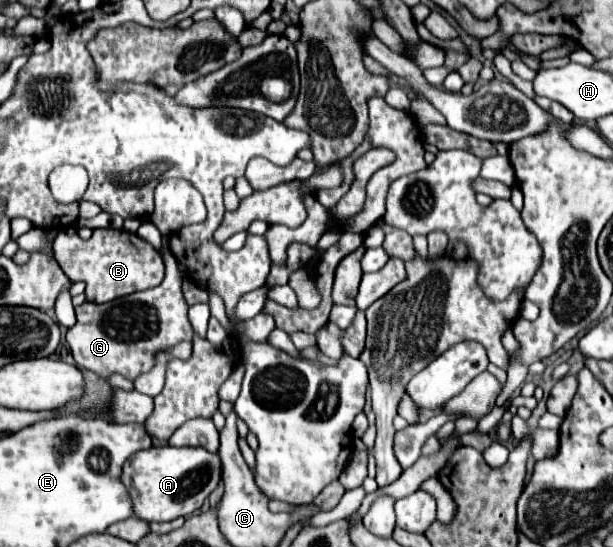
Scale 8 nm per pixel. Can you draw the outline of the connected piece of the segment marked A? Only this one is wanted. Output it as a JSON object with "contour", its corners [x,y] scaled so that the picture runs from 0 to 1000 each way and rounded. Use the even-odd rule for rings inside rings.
{"contour":[[[246,815],[214,834],[201,852],[201,885],[217,910],[217,936],[237,954],[276,954],[295,943],[308,943],[325,932],[334,910],[354,892],[361,878],[361,837],[334,819],[285,819],[285,815]]]}

